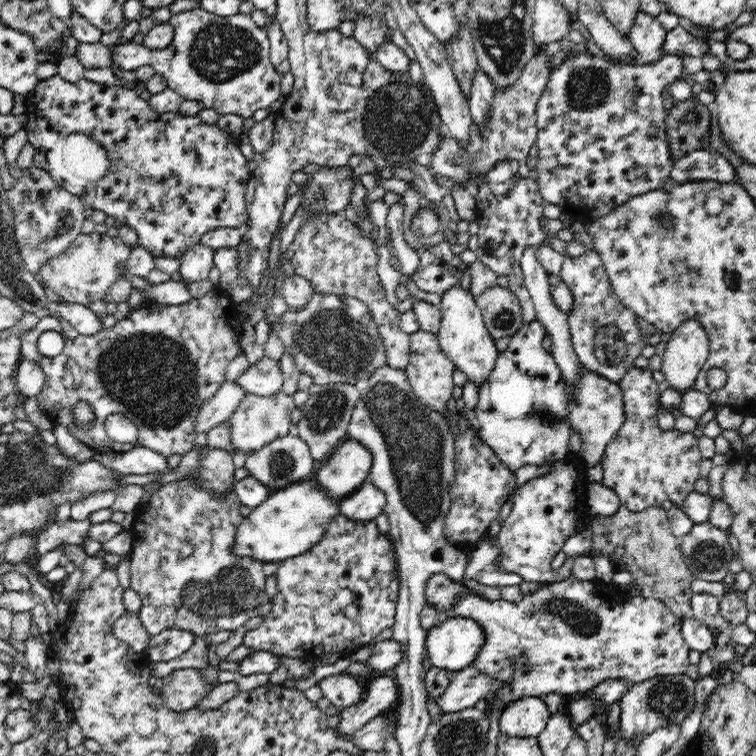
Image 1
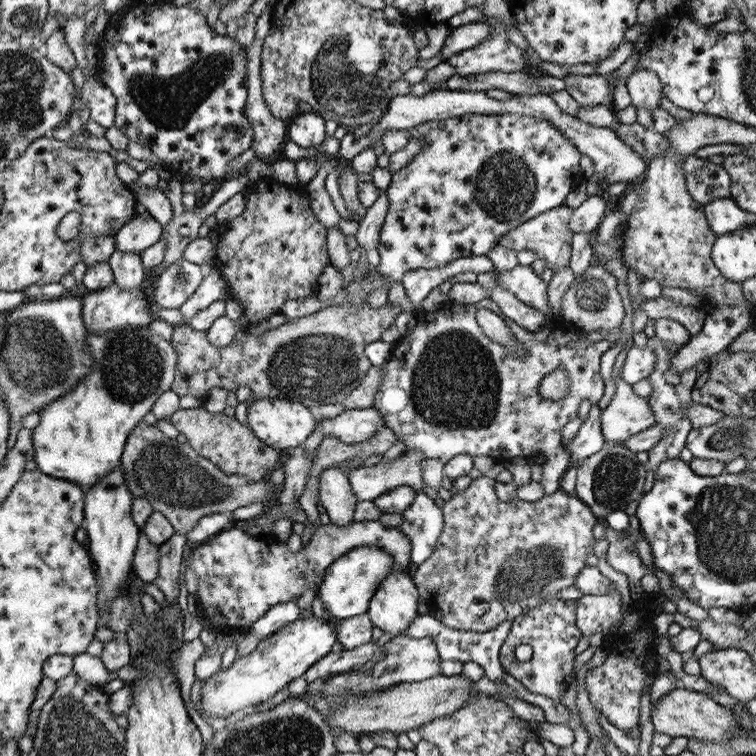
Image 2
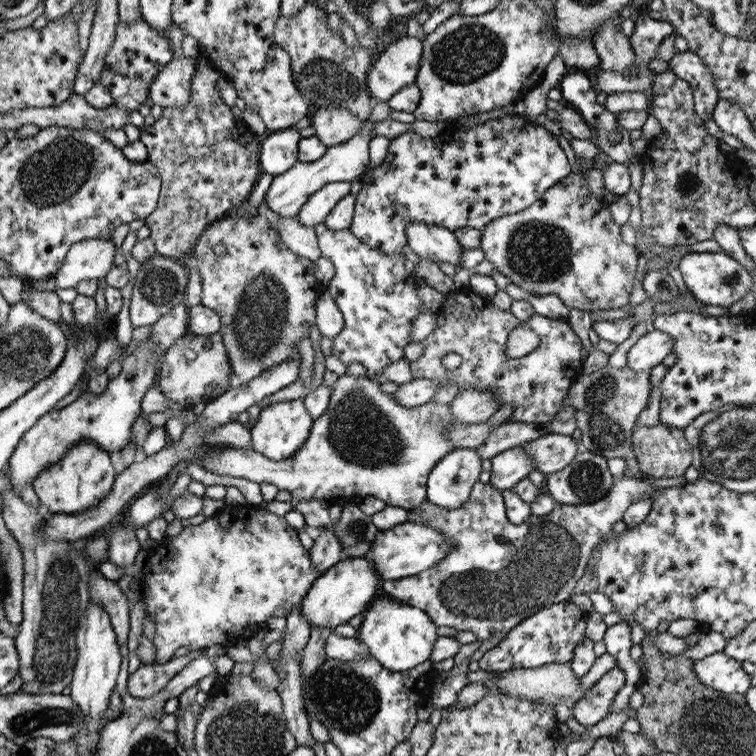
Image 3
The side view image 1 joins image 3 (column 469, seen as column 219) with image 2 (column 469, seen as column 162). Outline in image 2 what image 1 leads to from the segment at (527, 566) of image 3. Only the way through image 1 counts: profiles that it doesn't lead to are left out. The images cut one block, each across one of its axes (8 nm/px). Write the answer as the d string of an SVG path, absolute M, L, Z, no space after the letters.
M479 476L463 492L443 496L439 508L443 512L443 530L435 552L415 568L411 580L419 592L419 602L431 606L433 612L443 610L443 624L453 630L491 632L505 620L515 620L519 614L539 608L543 600L555 600L559 590L577 582L579 572L587 566L587 554L593 552L591 528L597 524L597 516L587 504L563 490L533 504L517 498L501 502L495 494L495 480Z

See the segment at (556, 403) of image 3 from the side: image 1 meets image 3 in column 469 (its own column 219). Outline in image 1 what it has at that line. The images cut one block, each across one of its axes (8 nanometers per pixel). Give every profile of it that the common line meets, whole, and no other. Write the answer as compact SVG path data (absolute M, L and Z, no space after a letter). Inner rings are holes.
M212 290L204 294L202 298L194 298L188 304L180 306L162 306L156 302L150 302L142 306L140 310L132 310L128 320L116 322L110 330L100 330L94 336L78 336L78 338L66 338L64 336L64 350L62 354L48 358L42 356L38 350L38 336L44 332L58 332L62 334L62 328L58 324L58 318L44 314L38 320L30 322L30 328L18 336L22 358L28 362L36 362L44 370L44 390L38 394L38 402L42 410L48 414L48 418L56 424L64 424L82 444L88 448L110 448L116 452L128 452L132 448L148 448L164 458L170 456L186 456L194 448L196 432L196 420L200 408L212 400L212 396L220 390L220 386L226 382L226 370L228 364L240 356L244 350L240 346L242 336L242 318L238 312L238 304L230 300L220 290ZM78 402L86 402L92 408L94 422L88 428L80 428L74 422L74 406ZM112 414L124 414L130 418L138 428L138 440L136 444L120 444L114 442L106 432L106 418Z

